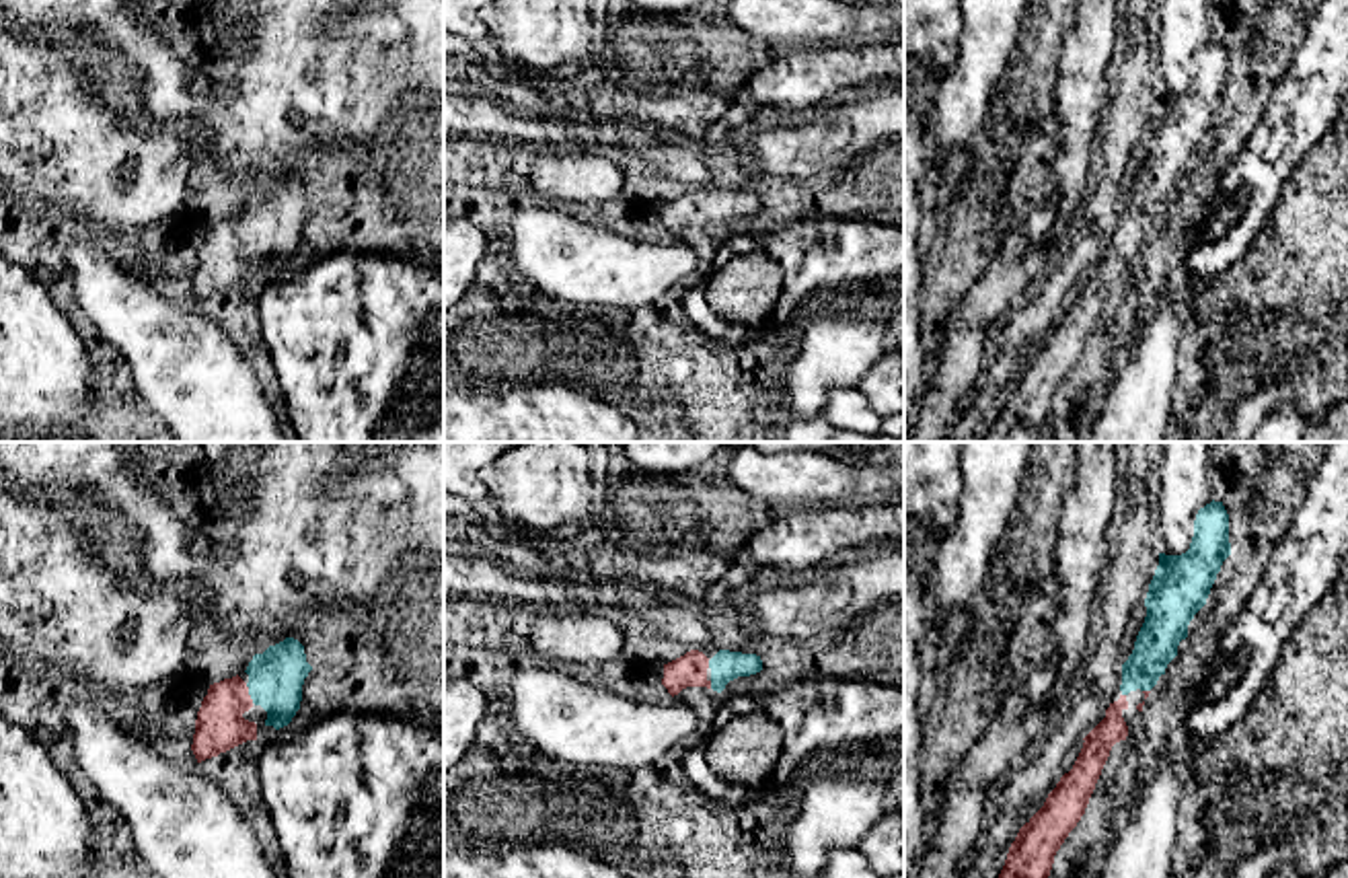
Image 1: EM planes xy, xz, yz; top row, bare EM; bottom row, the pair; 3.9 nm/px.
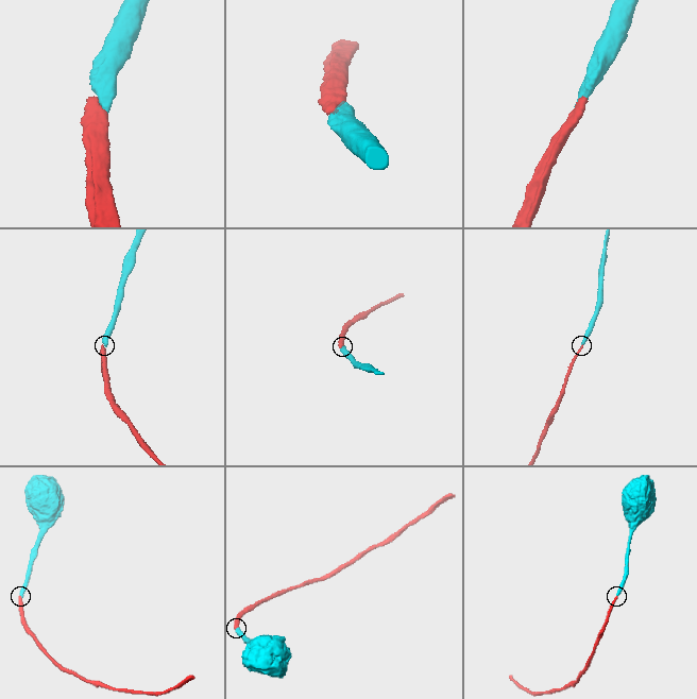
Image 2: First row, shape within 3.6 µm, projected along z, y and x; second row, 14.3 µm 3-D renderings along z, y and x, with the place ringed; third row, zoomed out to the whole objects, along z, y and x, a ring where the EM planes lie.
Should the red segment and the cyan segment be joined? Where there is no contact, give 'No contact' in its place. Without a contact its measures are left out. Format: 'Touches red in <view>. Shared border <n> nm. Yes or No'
Touches red in xy. Shared border 90 nm. Yes

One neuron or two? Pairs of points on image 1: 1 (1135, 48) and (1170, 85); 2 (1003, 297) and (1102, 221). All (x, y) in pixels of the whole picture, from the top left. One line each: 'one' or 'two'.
1: two
2: two

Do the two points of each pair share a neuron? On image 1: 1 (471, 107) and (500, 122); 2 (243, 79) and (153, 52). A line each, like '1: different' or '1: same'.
1: same
2: same

